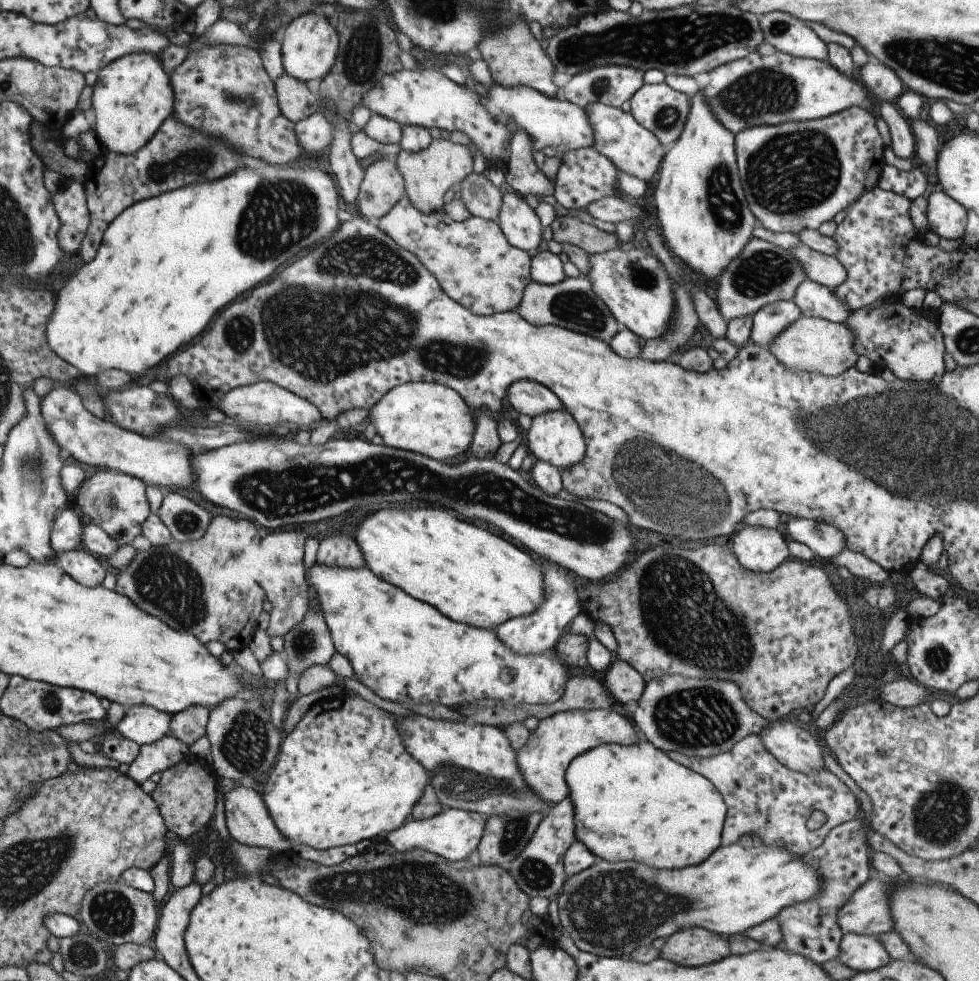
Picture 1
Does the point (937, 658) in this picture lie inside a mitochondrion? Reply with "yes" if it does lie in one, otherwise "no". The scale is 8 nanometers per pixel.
yes

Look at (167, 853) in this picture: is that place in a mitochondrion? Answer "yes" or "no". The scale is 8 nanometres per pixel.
no

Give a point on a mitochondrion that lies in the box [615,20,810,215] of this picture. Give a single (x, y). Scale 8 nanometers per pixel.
(763, 92)

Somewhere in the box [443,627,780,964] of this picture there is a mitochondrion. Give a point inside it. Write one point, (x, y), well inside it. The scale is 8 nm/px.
(622, 897)

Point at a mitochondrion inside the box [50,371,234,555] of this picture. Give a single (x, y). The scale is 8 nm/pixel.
(187, 522)

